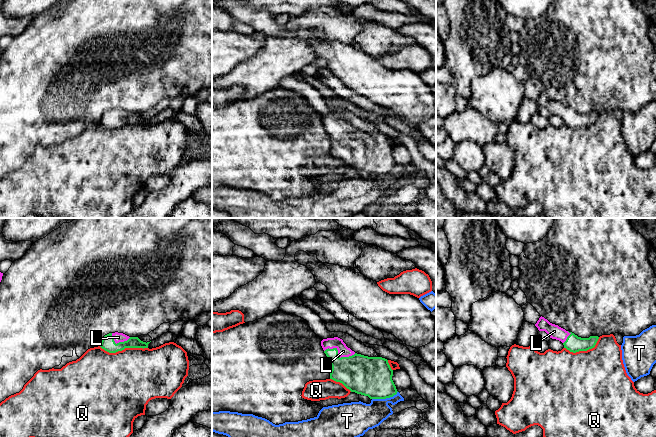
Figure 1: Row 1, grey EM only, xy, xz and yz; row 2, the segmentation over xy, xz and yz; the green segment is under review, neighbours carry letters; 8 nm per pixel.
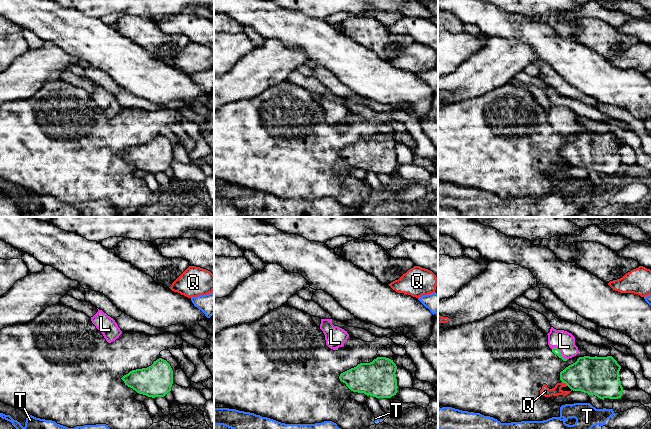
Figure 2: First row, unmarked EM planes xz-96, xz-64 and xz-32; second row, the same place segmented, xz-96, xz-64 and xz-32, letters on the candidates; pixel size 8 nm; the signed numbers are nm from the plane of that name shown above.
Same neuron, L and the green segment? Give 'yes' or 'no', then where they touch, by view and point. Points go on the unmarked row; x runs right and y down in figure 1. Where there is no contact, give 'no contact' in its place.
yes; contact xz (337, 131)

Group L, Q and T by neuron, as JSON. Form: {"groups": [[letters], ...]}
{"groups": [["L"], ["Q"], ["T"]]}

